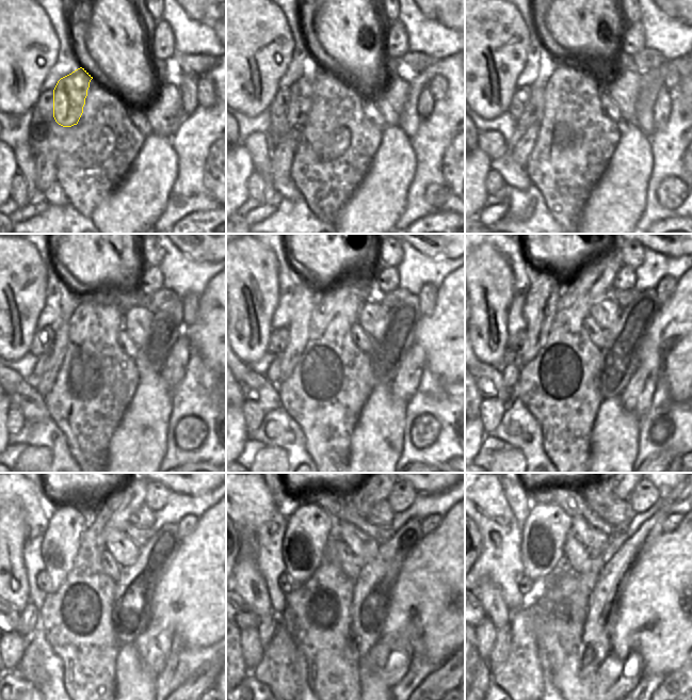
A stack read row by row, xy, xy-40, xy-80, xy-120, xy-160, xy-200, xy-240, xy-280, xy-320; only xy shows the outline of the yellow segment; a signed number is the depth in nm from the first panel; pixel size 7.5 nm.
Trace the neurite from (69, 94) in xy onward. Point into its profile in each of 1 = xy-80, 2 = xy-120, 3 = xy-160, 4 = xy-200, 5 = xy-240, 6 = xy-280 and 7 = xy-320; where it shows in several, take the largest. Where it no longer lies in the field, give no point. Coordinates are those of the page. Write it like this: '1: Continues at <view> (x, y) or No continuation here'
1: Continues at xy-80 (526, 120)
2: Continues at xy-120 (41, 367)
3: Continues at xy-160 (274, 372)
4: Continues at xy-200 (510, 374)
5: Continues at xy-240 (30, 616)
6: Continues at xy-280 (267, 626)
7: Continues at xy-320 (501, 649).

